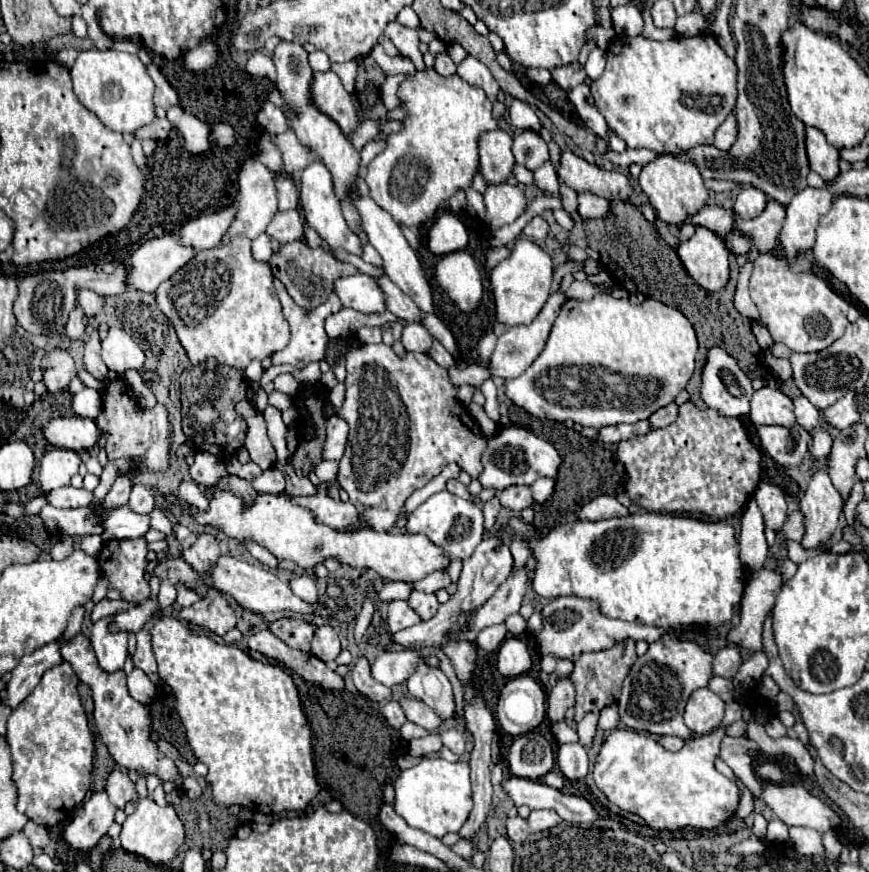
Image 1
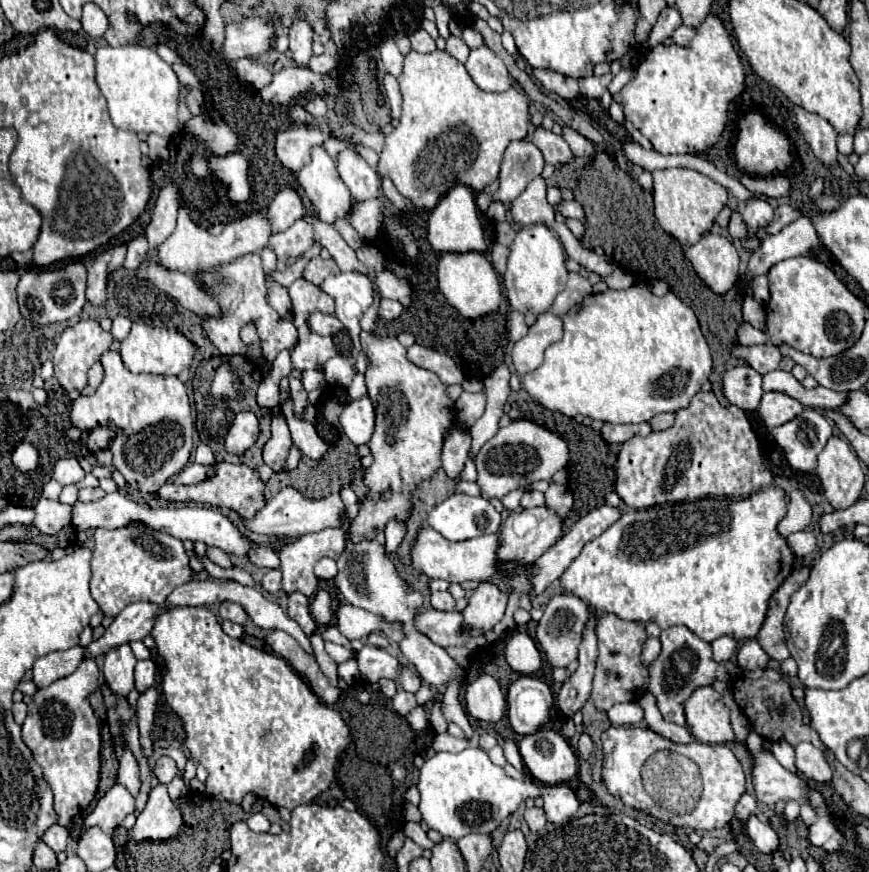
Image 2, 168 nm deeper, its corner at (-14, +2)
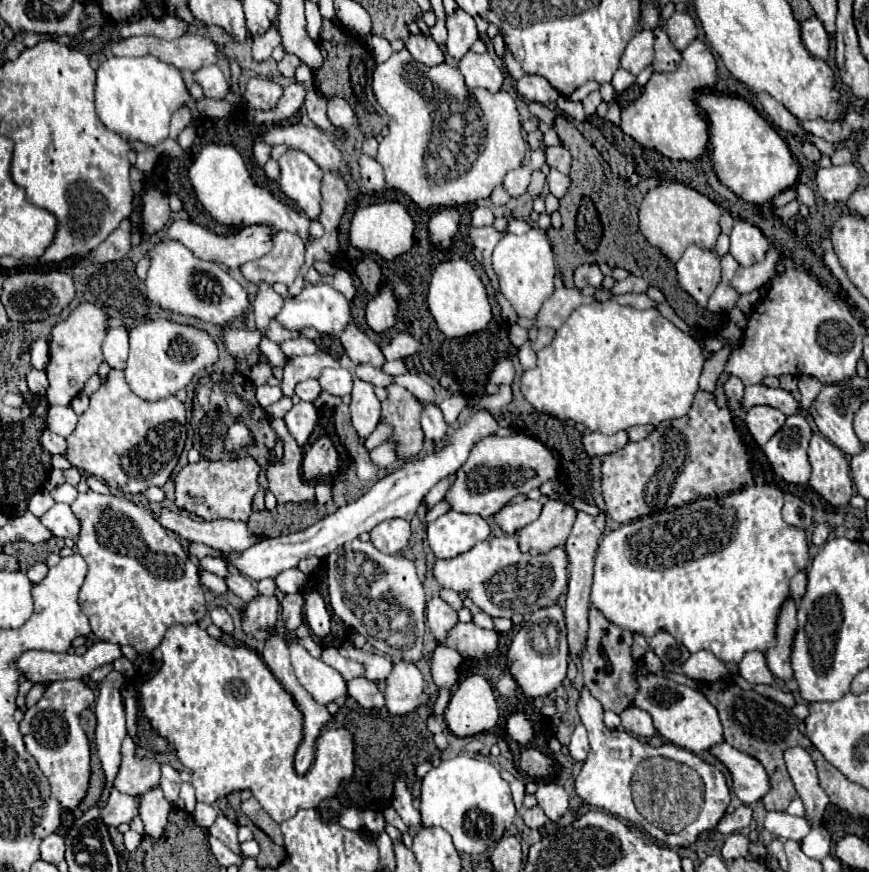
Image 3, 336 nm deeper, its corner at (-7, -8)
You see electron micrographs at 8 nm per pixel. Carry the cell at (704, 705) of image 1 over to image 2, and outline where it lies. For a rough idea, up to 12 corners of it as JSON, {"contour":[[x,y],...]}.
{"contour":[[711,686],[685,702],[691,734],[735,742],[729,708]]}

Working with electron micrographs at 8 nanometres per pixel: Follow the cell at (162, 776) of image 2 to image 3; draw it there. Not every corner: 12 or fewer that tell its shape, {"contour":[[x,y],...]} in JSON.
{"contour":[[122,754],[114,788],[138,796],[160,784],[160,764]]}

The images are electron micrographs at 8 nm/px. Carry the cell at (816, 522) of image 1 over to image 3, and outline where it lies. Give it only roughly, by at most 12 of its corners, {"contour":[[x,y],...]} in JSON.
{"contour":[[814,430],[810,486],[832,506],[852,498],[846,454]]}

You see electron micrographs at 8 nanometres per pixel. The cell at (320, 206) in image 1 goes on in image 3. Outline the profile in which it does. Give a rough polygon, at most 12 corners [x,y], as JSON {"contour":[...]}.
{"contour":[[302,150],[278,160],[280,188],[310,218],[322,212],[324,172]]}

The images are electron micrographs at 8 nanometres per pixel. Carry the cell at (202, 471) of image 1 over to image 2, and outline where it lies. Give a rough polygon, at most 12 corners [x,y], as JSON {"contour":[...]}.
{"contour":[[189,464],[173,484],[197,484],[207,476],[207,466]]}

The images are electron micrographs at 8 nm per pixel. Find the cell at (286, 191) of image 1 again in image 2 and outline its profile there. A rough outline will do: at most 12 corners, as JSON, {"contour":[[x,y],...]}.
{"contour":[[281,190],[267,208],[271,234],[303,216],[295,190]]}

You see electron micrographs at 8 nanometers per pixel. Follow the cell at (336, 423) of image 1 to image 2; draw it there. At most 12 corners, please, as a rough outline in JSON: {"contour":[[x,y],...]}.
{"contour":[[367,394],[347,404],[341,426],[357,446],[375,430],[375,408]]}

